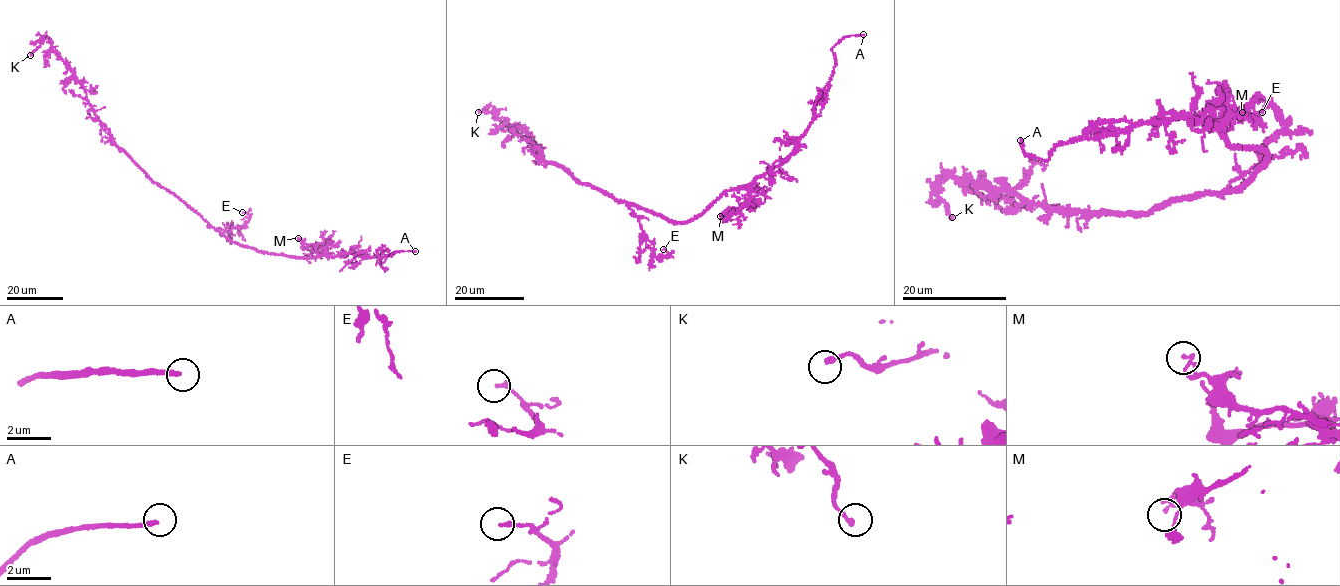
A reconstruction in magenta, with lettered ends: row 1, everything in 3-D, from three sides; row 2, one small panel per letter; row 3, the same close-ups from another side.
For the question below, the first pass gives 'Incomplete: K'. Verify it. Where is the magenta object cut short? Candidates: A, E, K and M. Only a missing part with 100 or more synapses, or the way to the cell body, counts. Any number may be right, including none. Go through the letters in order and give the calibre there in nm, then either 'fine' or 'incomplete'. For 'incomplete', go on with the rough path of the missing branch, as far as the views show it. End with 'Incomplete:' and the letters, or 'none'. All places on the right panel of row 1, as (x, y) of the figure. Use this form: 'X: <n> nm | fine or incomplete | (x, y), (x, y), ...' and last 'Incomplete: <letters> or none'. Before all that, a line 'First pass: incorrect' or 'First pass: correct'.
First pass: incorrect
A: 200 nm | incomplete | (1020, 140), (1030, 133), (1033, 135)
E: 160 nm | fine
K: 240 nm | fine
M: 140 nm | fine
Incomplete: A

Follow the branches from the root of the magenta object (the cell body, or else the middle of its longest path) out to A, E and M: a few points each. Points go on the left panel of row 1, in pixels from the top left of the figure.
A: (218, 232), (237, 243), (260, 251), (297, 257), (351, 253), (381, 257), (396, 252), (415, 251)
E: (218, 232), (219, 228), (229, 232), (230, 228), (243, 227), (249, 215), (242, 212)
M: (218, 232), (237, 243), (271, 254), (307, 258), (322, 256), (326, 251), (324, 245), (307, 245), (298, 238)

